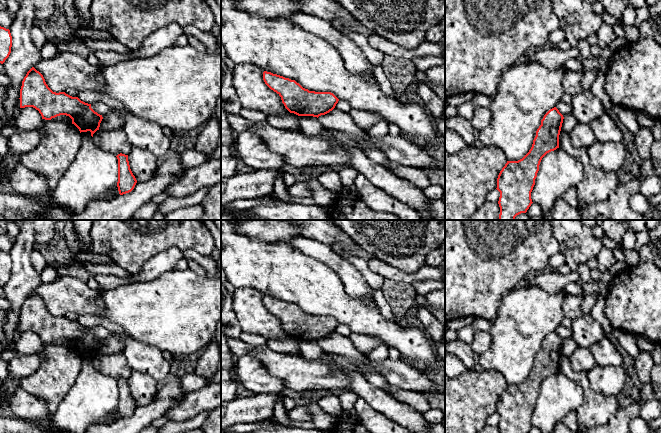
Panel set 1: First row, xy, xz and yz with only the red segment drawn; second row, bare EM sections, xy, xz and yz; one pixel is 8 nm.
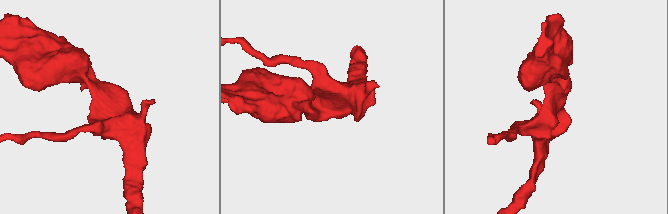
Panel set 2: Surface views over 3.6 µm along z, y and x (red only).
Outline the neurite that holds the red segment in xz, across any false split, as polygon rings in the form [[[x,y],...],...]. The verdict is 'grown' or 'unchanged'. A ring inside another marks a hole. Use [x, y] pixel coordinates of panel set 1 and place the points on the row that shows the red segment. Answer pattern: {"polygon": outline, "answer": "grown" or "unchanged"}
{"polygon": [[[263,72],[265,84],[276,92],[285,108],[298,116],[319,117],[332,111],[339,99],[331,92],[315,92],[303,88],[295,80]]], "answer": "unchanged"}

